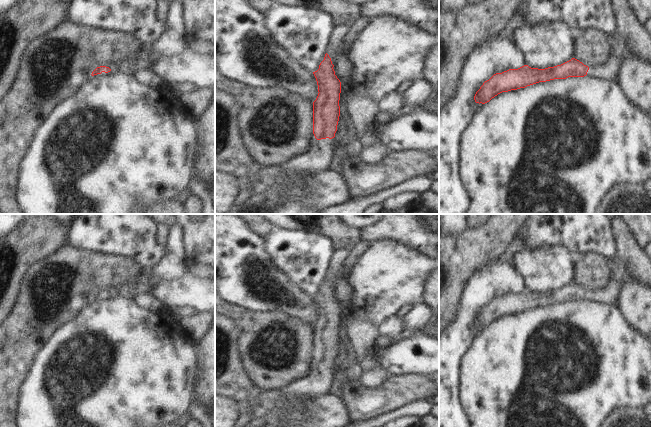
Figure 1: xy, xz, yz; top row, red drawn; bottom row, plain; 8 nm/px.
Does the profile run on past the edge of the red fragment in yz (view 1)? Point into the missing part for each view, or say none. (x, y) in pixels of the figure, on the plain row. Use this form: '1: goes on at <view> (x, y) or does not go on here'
1: goes on at yz (631, 261)

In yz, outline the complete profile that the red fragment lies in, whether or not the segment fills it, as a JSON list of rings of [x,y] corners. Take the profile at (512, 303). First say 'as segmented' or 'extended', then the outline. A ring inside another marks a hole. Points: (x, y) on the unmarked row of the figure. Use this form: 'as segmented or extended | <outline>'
extended | [[[614,216],[611,227],[617,252],[616,256],[608,261],[611,280],[606,287],[588,291],[572,282],[561,289],[545,293],[531,292],[528,289],[509,293],[496,297],[485,305],[474,320],[475,326],[485,328],[502,316],[554,303],[590,299],[598,303],[617,304],[623,284],[628,278],[639,280],[651,288],[651,259],[645,250],[639,247],[621,216]]]

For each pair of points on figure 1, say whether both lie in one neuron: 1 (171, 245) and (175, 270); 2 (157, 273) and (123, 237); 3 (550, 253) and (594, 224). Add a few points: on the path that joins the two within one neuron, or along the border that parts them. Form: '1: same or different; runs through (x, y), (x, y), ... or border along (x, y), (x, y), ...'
1: same; runs through (174, 251), (174, 264)
2: different; border along (164, 247), (163, 257), (151, 269)
3: different; border along (538, 248), (563, 245), (575, 256)

